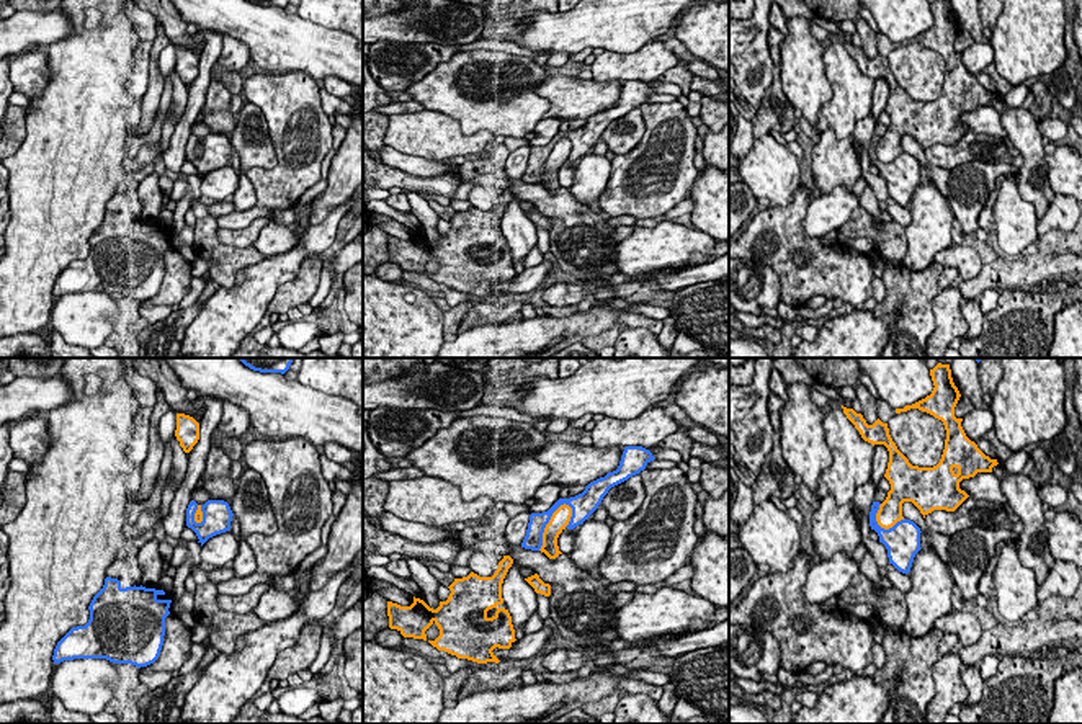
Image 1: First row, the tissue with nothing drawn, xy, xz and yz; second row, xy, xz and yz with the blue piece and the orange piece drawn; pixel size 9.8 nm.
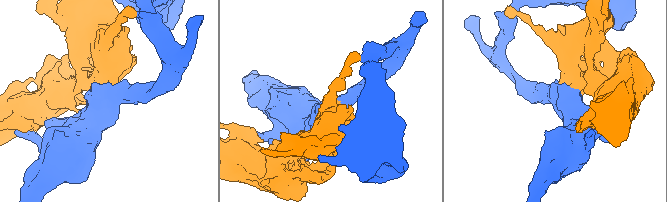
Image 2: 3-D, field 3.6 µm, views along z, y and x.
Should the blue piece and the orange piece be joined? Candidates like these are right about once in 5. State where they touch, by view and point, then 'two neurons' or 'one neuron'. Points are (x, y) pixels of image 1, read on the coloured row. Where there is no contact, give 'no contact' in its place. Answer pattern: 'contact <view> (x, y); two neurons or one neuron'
contact xz (546, 523); two neurons

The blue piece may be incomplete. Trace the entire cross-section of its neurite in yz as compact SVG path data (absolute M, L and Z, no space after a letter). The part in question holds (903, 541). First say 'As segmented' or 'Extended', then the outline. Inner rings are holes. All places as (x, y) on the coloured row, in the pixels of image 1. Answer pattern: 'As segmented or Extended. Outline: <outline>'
As segmented. Outline: M873 502L870 512L870 526L879 536L888 549L889 564L892 564L899 572L909 574L915 554L920 547L920 528L910 520L901 520L892 528L884 530L876 521L876 513L879 510L879 502Z

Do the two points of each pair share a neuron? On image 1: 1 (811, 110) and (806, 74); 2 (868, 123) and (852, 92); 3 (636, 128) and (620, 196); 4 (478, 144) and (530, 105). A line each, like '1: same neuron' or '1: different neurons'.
1: same neuron
2: different neurons
3: different neurons
4: different neurons

